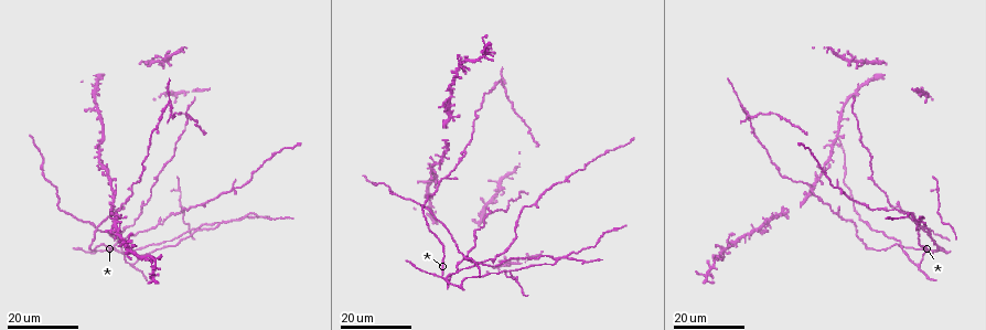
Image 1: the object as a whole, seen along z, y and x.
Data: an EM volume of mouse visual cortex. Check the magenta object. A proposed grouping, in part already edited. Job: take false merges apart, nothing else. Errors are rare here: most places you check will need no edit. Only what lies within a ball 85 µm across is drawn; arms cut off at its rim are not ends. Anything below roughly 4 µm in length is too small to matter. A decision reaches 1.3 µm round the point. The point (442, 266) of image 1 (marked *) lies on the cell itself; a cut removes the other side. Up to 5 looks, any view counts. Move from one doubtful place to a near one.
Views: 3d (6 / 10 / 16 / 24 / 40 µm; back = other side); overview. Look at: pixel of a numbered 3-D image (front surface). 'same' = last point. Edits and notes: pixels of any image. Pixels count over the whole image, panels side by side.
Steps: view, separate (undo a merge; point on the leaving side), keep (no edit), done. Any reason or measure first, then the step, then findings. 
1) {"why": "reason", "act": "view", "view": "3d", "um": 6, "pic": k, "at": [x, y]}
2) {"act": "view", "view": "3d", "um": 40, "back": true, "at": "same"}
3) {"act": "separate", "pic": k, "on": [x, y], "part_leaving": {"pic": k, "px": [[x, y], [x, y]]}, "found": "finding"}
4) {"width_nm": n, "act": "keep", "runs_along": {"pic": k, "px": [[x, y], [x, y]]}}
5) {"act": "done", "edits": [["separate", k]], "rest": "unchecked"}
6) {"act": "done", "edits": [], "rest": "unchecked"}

{"why": "side arm on a straight run", "act": "view", "view": "3d", "um": 24, "pic": 1, "at": [504, 79]}

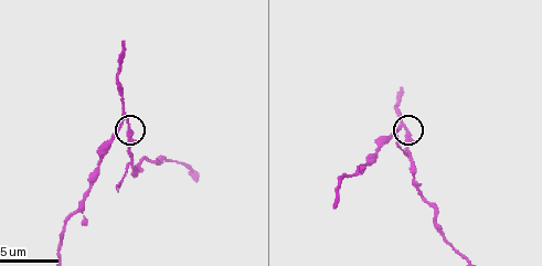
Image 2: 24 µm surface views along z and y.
{"act": "view", "view": "3d", "um": 6, "pic": 2, "at": [126, 120]}

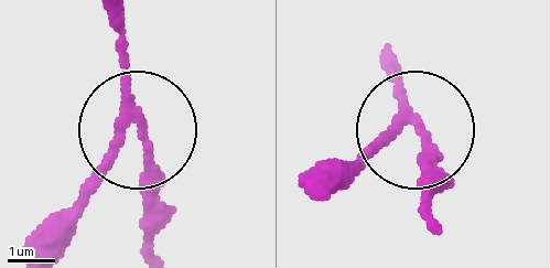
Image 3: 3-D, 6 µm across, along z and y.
{"width_nm": 170, "act": "separate", "pic": 3, "on": [146, 161], "part_leaving": {"pic": 3, "px": [[129, 103], [149, 147], [149, 242]]}, "found": "a second cell is stuck on"}

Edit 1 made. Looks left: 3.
{"act": "view", "view": "overview"}

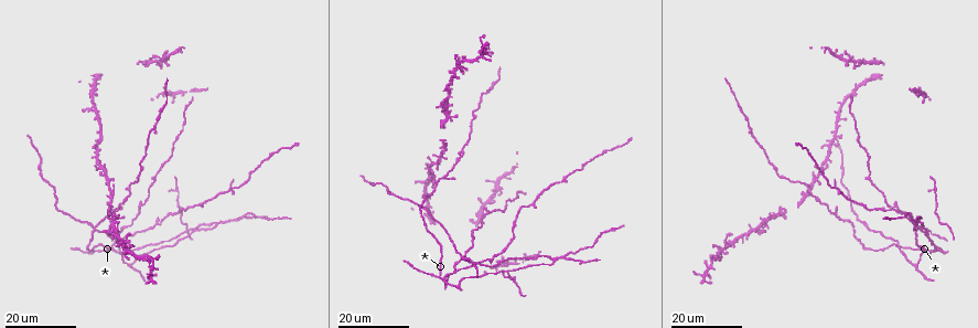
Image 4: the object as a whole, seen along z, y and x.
{"why": "a fork", "act": "view", "view": "3d", "um": 16, "pic": 4, "at": [131, 266]}

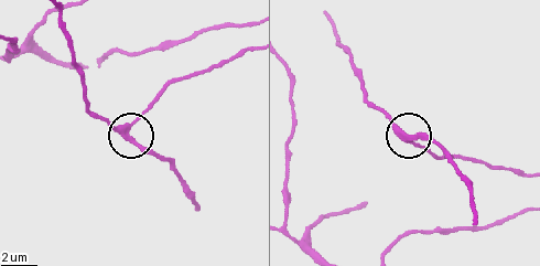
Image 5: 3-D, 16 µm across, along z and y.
{"why": "zoom in", "act": "view", "view": "3d", "um": 10, "pic": 5, "at": [124, 135]}

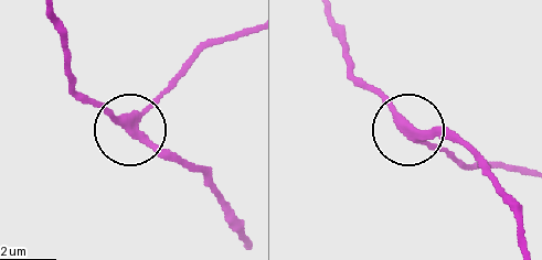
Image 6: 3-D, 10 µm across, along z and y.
{"act": "keep", "runs_along": {"pic": 6, "px": [[527, 172], [467, 165], [411, 132], [442, 130], [460, 141]]}, "found": "continuous, no second cell"}

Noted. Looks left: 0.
{"act": "done", "edits": [["separate", 3]], "rest": "unchecked"}

